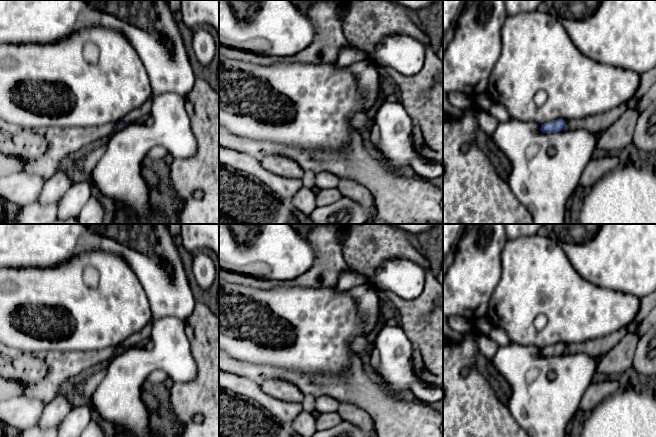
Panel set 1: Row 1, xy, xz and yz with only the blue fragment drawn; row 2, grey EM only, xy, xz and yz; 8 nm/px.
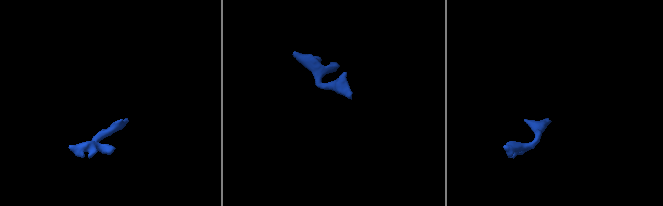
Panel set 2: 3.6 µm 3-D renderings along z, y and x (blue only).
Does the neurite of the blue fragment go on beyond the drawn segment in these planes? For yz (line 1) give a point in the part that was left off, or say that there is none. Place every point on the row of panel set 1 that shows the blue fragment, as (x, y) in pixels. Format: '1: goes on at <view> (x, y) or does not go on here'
1: does not go on here

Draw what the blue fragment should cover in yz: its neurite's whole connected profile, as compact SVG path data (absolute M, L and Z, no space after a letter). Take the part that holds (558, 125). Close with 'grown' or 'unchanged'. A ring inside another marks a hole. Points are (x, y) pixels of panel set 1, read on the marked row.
M563 119L553 120L541 125L540 130L543 133L556 133L566 129L566 121Z; unchanged

